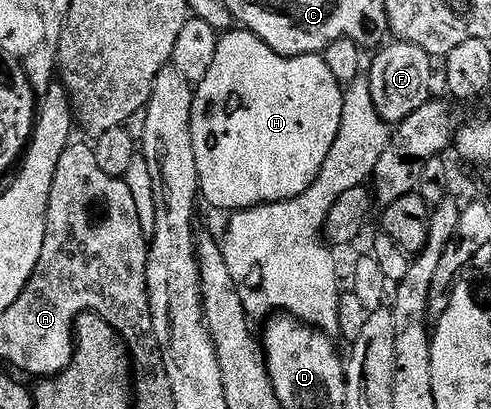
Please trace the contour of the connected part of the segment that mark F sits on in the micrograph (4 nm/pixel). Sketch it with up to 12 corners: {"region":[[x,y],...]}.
{"region":[[407,40],[368,64],[372,102],[397,126],[431,100],[435,61]]}

